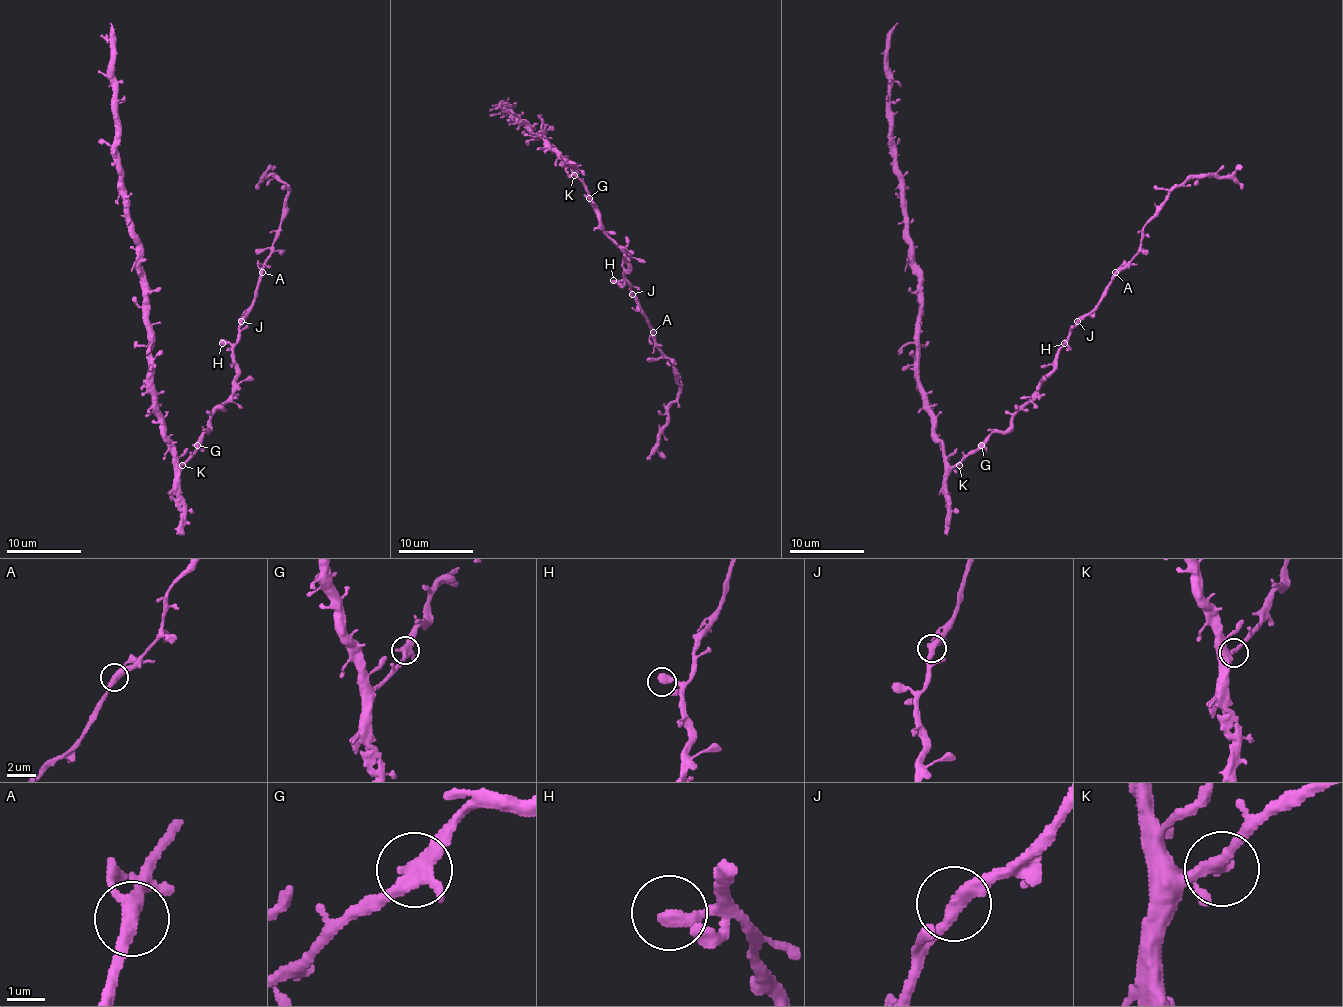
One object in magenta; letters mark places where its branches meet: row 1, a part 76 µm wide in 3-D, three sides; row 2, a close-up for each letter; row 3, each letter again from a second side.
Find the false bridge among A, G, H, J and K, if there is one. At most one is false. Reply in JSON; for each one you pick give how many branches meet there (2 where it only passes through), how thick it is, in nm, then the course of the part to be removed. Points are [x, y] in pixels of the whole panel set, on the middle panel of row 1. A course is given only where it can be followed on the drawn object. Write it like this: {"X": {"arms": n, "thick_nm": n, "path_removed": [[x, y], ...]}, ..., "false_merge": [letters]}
{"false_merge": []}

